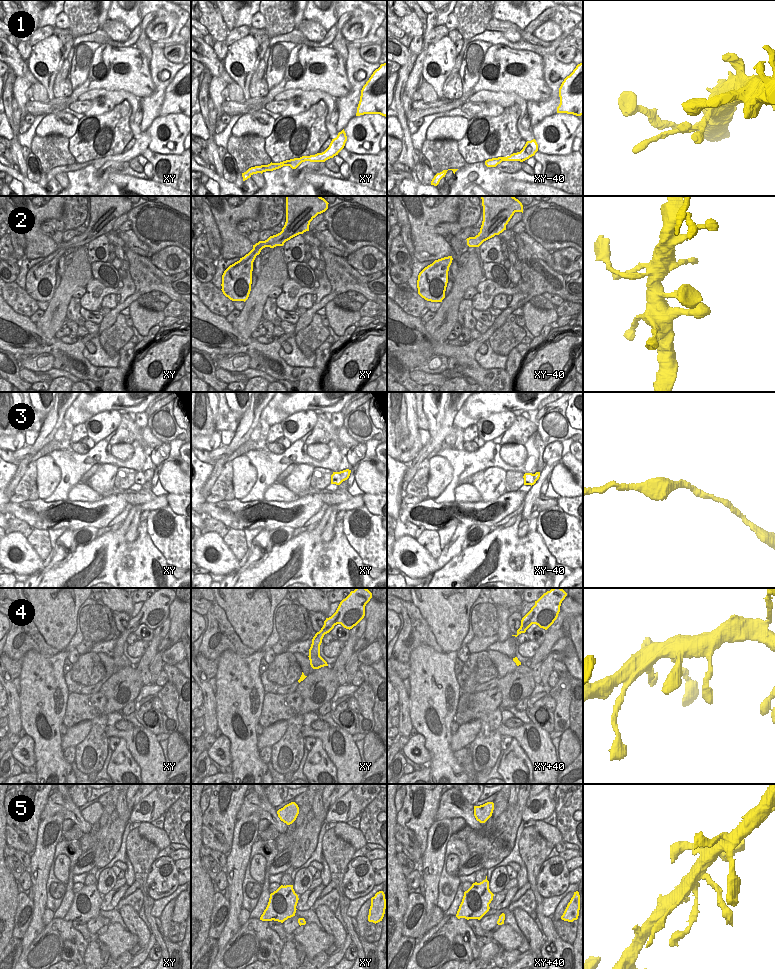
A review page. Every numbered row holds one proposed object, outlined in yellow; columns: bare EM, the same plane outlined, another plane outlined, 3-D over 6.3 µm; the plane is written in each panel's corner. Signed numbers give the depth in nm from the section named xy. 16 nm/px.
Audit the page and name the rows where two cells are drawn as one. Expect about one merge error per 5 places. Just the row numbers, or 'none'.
none

